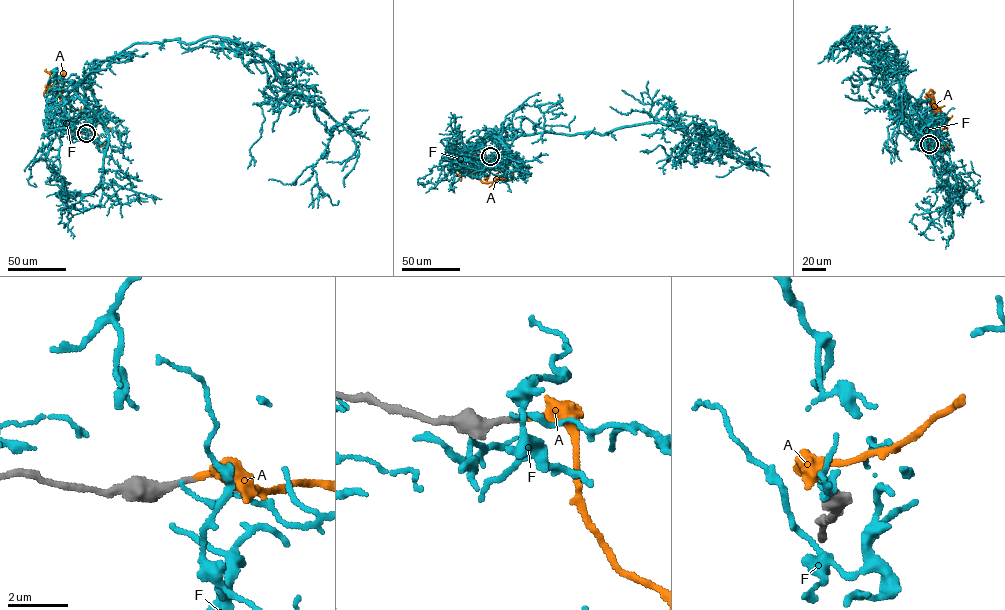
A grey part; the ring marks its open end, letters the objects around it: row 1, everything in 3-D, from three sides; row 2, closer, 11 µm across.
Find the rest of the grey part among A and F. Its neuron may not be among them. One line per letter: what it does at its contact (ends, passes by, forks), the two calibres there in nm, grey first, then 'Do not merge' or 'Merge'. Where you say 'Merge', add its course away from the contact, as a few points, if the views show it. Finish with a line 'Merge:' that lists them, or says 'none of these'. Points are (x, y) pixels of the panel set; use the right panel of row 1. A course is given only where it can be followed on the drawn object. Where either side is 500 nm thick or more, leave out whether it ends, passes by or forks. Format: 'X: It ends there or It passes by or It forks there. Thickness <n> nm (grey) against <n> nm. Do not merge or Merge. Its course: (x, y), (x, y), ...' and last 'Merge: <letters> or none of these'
A: It ends there. Thickness 220 nm (grey) against 260 nm. Merge. Its course: (929, 144), (936, 140), (949, 118), (938, 111), (935, 113), (938, 109), (930, 89), (928, 94), (932, 99)
F: It ends there. Thickness 280 nm (grey) against 100 nm. Do not merge
Merge: A

